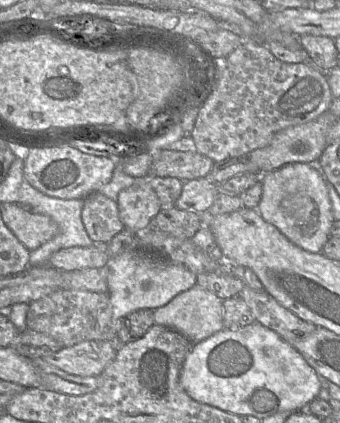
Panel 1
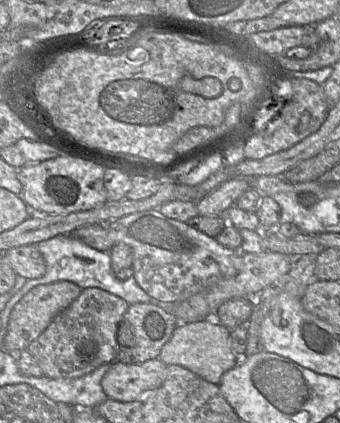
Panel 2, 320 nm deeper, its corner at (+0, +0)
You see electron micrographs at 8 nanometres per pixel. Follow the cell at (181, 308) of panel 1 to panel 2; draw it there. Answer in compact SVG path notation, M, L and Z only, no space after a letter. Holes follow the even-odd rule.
M214 319L178 323L170 339L163 345L158 359L166 365L185 367L204 380L219 385L223 374L234 368L241 358L231 348L230 332Z

